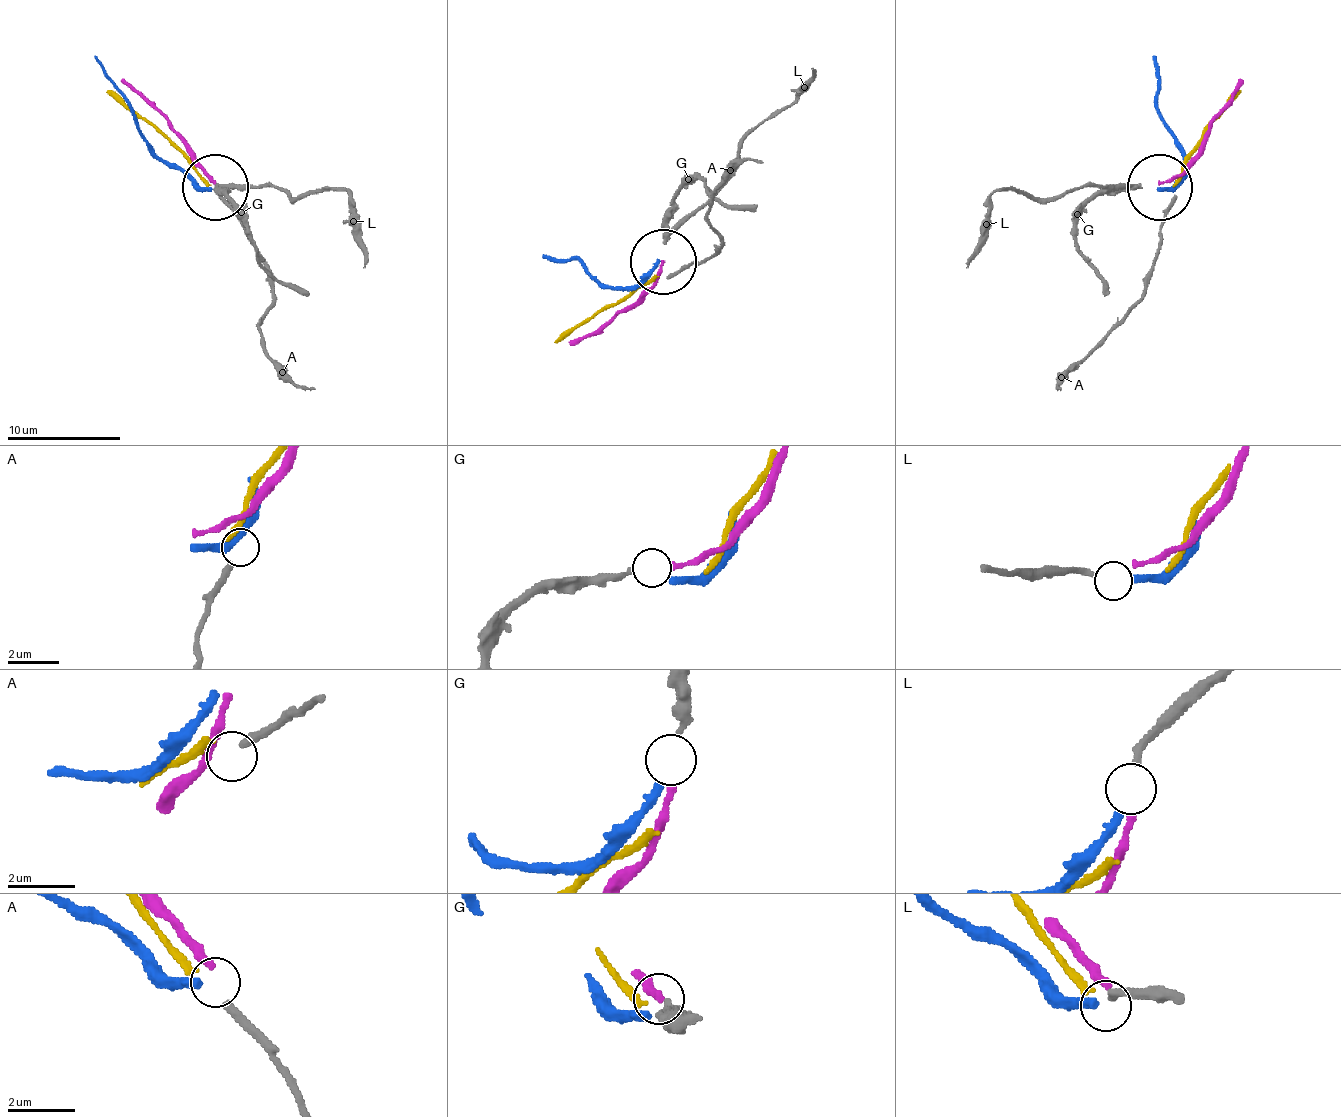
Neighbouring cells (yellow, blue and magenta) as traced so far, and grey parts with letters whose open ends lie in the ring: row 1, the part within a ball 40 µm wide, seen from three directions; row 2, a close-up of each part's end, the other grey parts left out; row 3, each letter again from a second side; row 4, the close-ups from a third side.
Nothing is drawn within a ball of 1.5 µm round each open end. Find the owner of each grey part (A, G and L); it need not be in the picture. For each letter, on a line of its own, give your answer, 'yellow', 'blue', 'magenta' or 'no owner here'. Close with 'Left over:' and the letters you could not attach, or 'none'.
A: no owner here
G: magenta
L: blue
Left over: A

